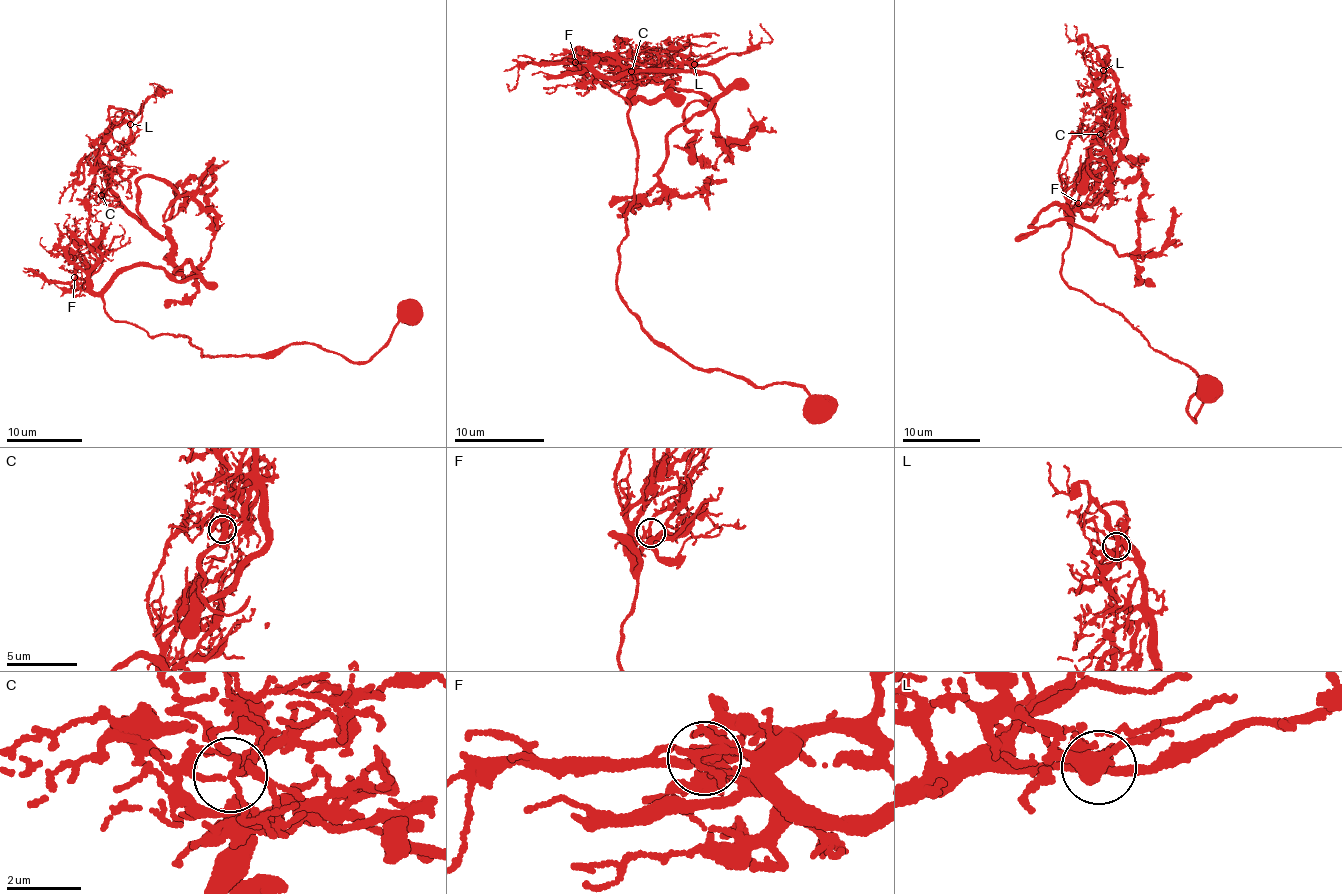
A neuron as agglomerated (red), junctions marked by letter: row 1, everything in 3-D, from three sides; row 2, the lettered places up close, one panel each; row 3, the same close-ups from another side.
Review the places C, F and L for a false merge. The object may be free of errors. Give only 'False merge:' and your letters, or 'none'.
False merge: C

